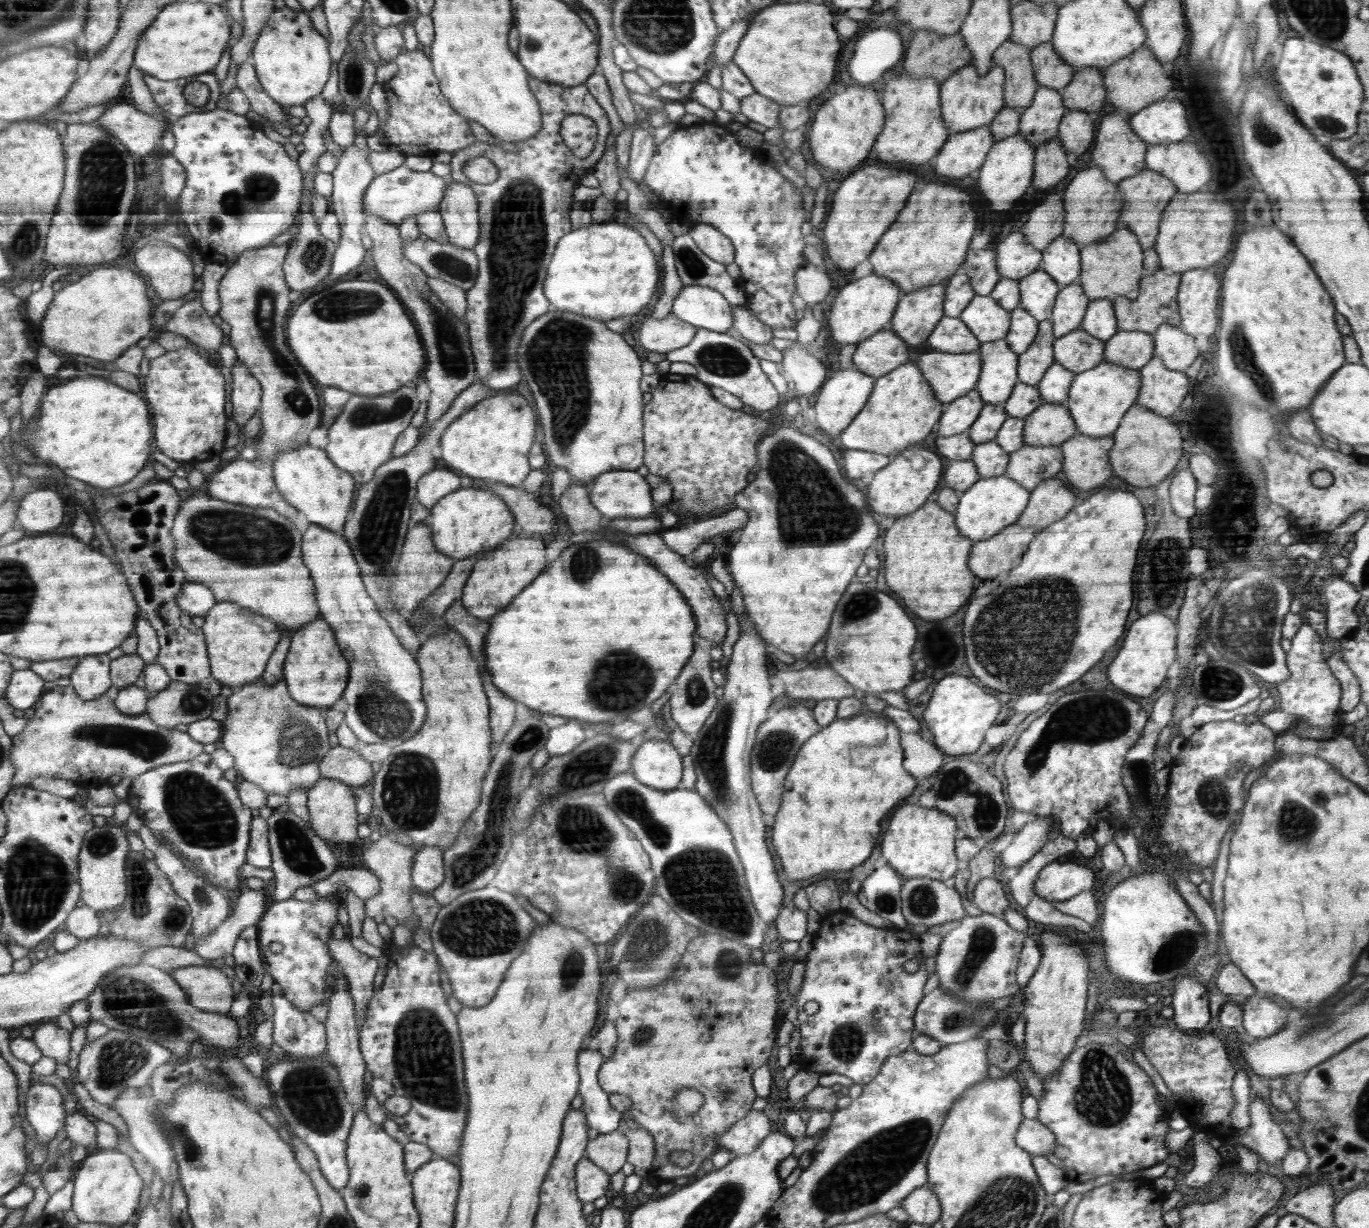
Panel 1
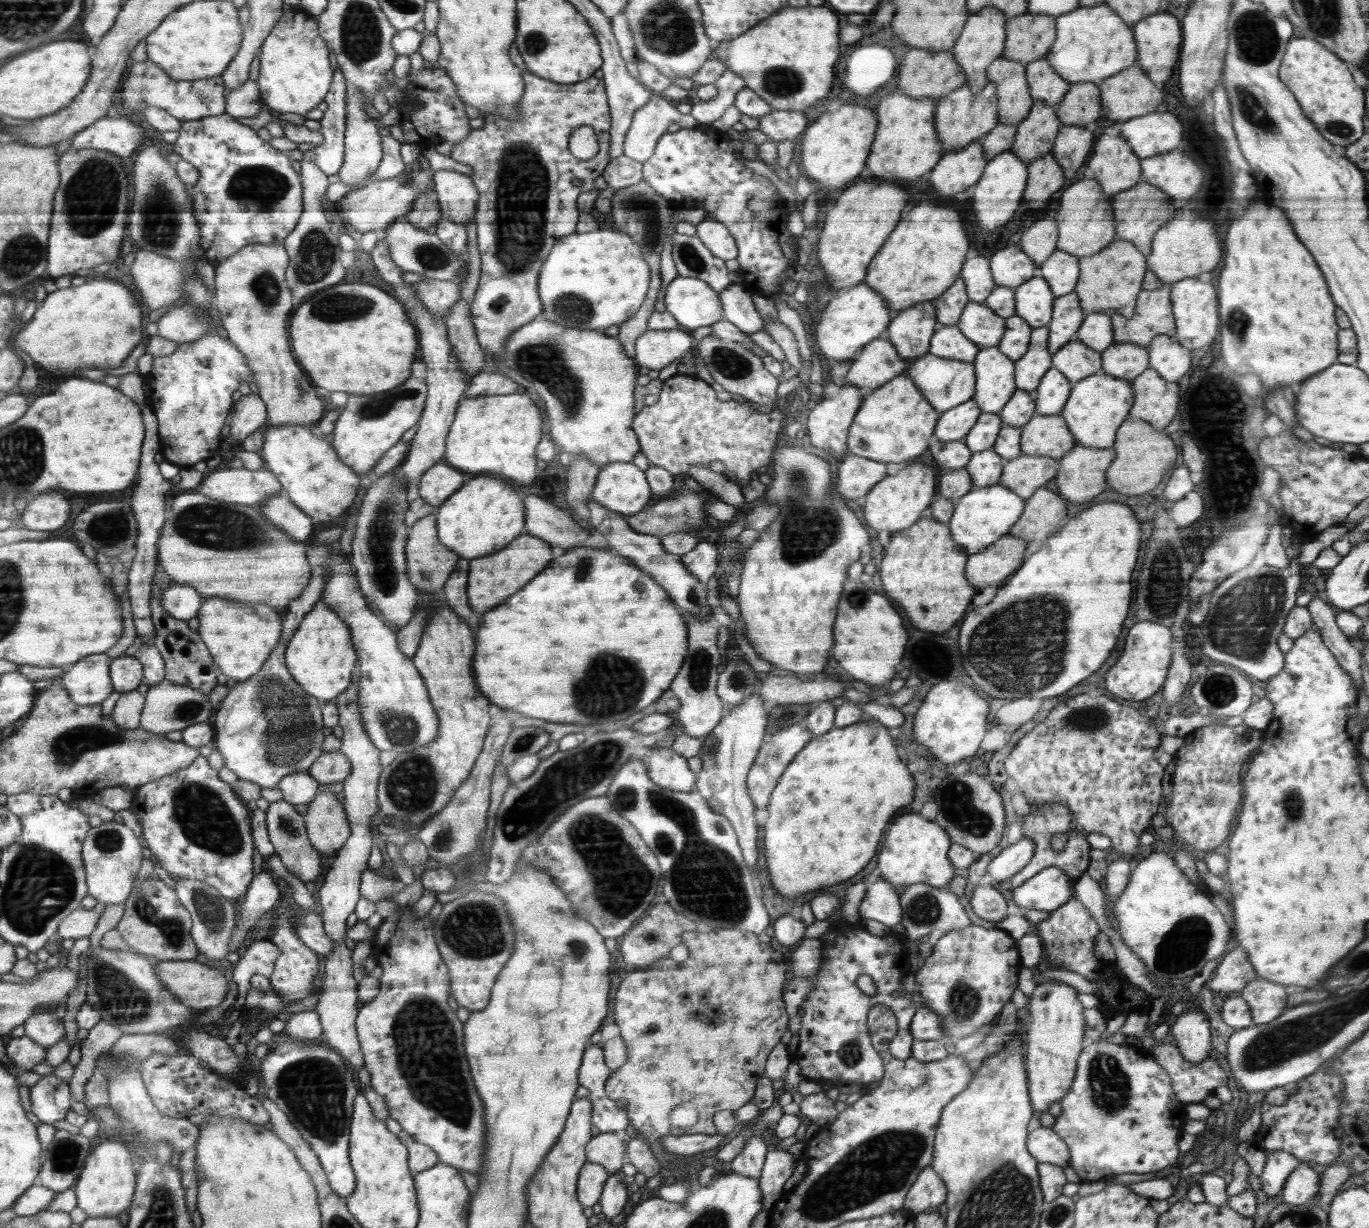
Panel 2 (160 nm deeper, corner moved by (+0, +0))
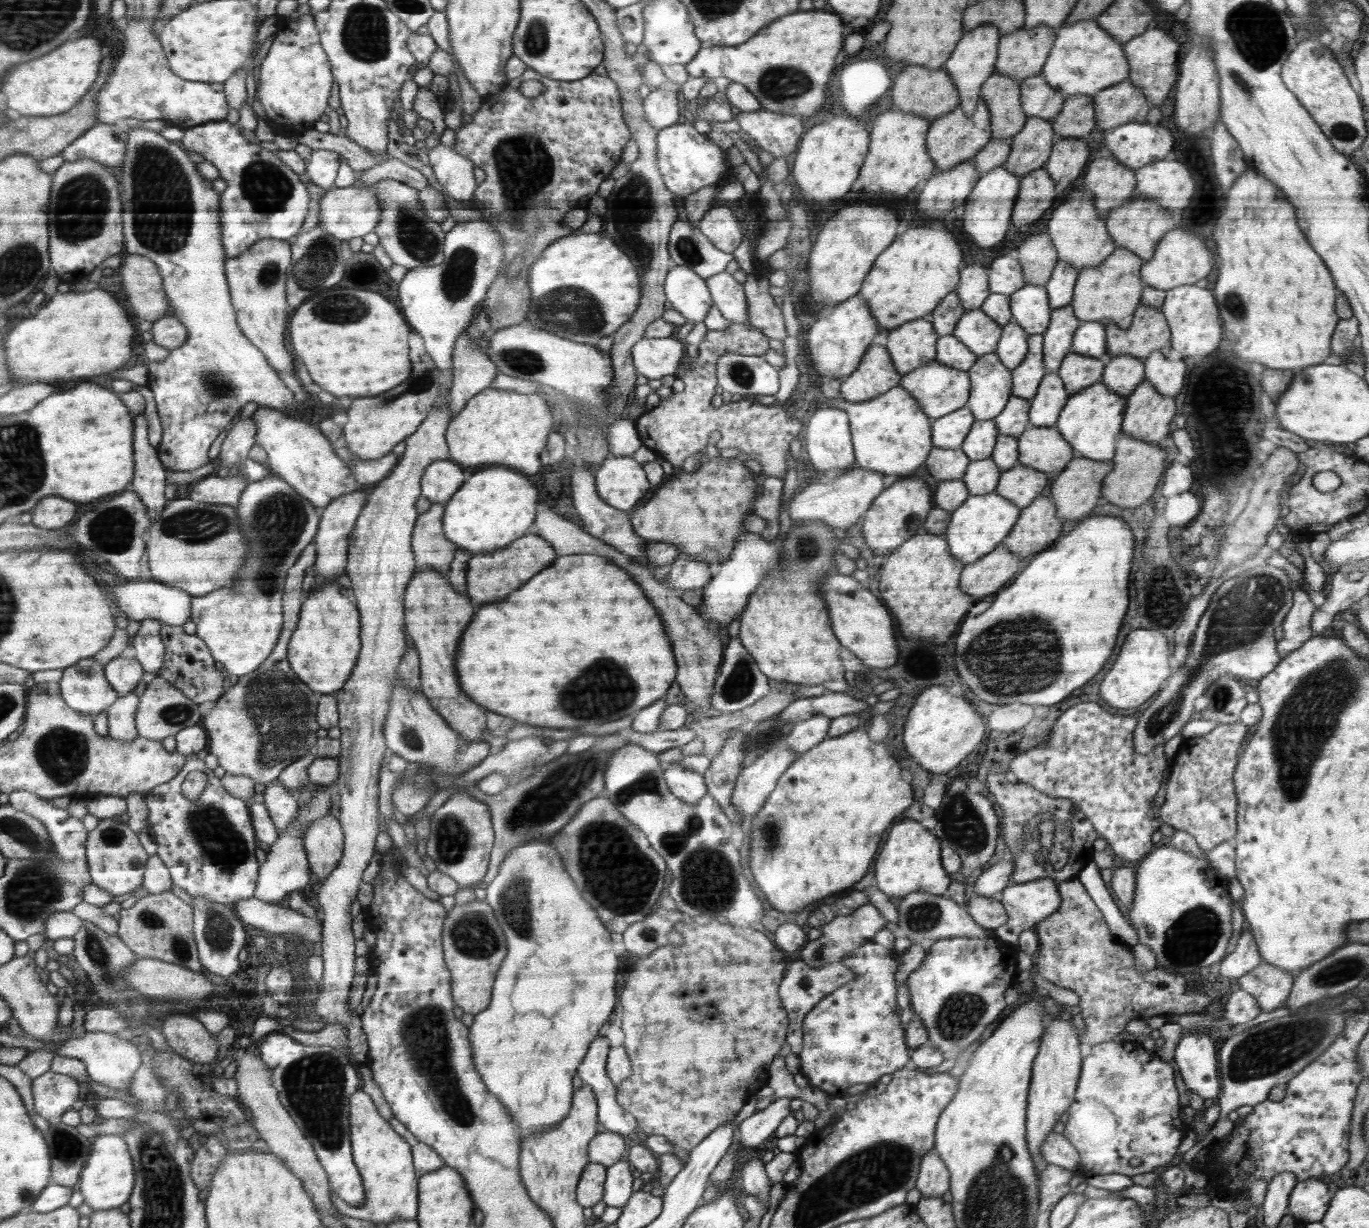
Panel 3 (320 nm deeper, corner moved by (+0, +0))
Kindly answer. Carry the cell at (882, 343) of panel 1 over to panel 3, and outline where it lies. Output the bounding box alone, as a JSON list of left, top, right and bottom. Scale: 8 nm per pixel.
[840,345,901,402]

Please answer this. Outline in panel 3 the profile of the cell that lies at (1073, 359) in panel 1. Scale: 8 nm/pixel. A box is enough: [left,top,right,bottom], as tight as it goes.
[1057,352,1110,396]

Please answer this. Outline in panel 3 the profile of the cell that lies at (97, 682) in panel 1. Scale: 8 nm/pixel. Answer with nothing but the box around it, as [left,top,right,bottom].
[61,656,122,716]

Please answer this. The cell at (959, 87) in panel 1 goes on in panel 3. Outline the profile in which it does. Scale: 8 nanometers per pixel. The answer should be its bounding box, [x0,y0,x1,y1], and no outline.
[927,99,992,170]

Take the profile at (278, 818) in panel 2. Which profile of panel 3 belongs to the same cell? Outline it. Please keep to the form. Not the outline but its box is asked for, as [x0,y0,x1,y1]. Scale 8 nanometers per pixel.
[264,778,300,834]

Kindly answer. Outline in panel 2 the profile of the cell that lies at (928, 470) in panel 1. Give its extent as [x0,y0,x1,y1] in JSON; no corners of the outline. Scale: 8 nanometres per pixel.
[862,462,936,532]

